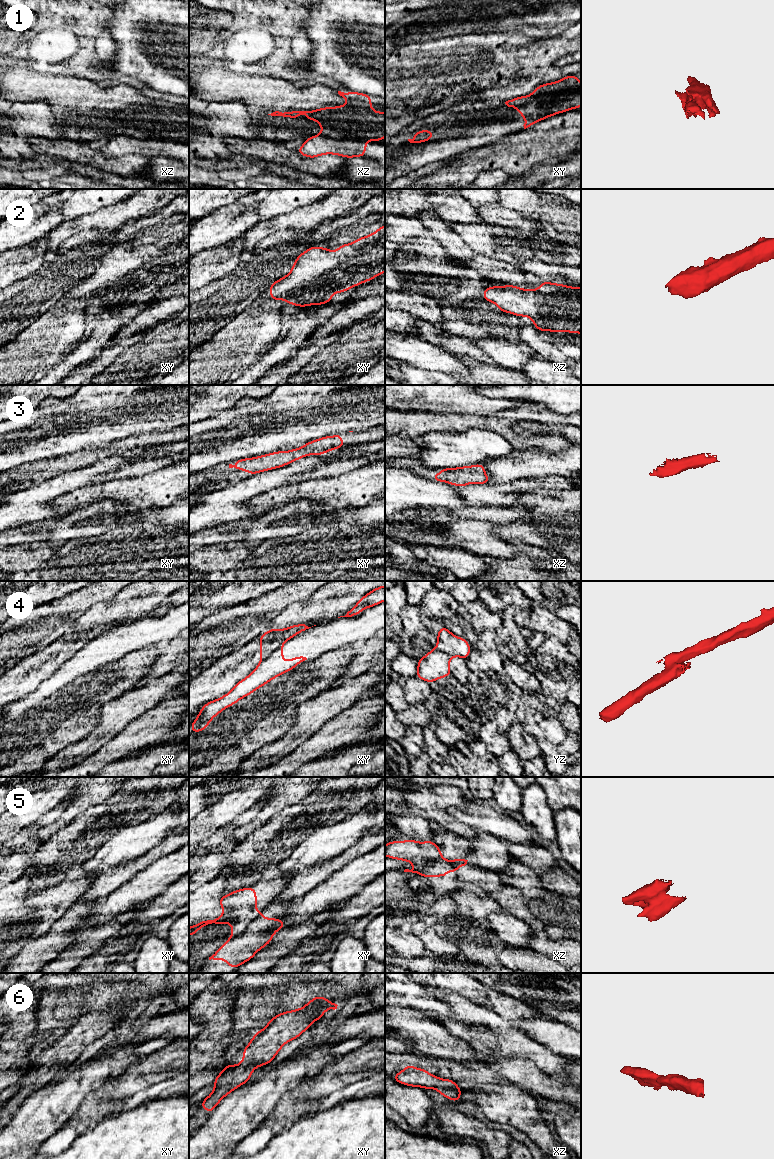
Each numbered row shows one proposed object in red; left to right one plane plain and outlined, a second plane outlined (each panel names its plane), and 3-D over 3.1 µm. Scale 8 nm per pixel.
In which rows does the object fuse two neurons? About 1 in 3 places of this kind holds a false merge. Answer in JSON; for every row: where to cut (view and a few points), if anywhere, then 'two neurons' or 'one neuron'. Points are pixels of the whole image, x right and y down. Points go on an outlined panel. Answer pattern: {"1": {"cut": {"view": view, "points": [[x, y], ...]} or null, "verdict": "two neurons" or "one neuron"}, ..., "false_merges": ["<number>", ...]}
{"1": {"cut": {"view": "xy", "points": [[580, 87], [556, 93], [541, 93], [515, 107]]}, "verdict": "two neurons"}, "2": {"cut": null, "verdict": "one neuron"}, "3": {"cut": null, "verdict": "one neuron"}, "4": {"cut": {"view": "xy", "points": [[281, 645], [261, 661]]}, "verdict": "two neurons"}, "5": {"cut": {"view": "xy", "points": [[260, 915], [241, 933], [231, 936]]}, "verdict": "two neurons"}, "6": {"cut": null, "verdict": "one neuron"}, "false_merges": ["1", "4", "5"]}

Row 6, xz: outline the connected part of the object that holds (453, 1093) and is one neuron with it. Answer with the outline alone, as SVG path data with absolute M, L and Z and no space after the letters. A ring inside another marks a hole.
M406 1065L401 1072L393 1075L392 1078L403 1085L435 1089L445 1098L457 1102L460 1102L460 1095L463 1092L457 1083L451 1079L439 1078L422 1068L416 1068L412 1065Z

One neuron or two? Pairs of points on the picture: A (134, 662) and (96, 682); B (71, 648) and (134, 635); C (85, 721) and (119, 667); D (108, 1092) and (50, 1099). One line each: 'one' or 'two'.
A: one
B: two
C: one
D: two

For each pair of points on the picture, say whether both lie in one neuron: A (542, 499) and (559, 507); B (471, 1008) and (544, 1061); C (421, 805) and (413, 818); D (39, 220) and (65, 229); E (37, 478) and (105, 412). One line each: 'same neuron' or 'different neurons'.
A: same neuron
B: same neuron
C: different neurons
D: different neurons
E: different neurons

